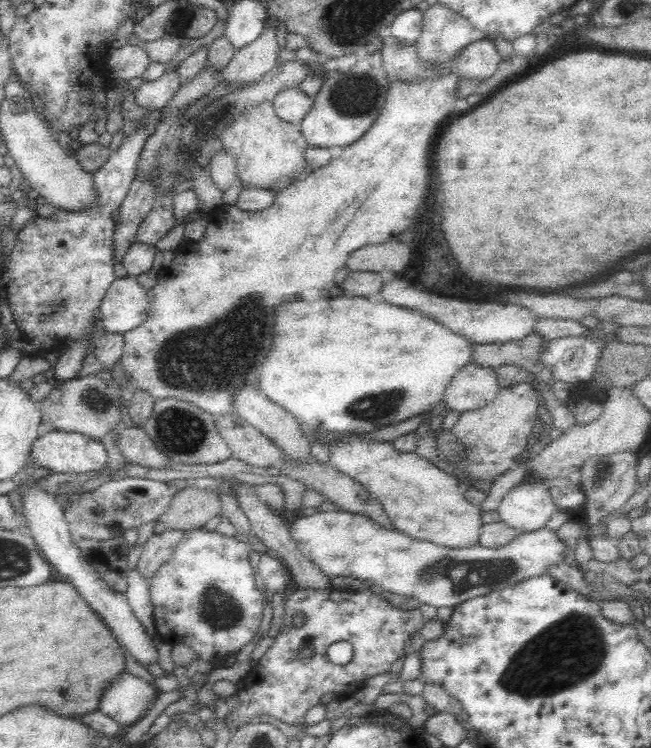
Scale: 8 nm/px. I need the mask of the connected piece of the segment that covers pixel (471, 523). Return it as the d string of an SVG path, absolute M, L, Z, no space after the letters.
M361 438L354 440L342 440L329 449L329 462L342 469L344 473L354 477L362 483L366 489L374 493L378 501L382 501L392 526L402 529L411 537L449 548L468 549L481 546L480 530L484 526L482 521L482 510L477 504L466 499L462 493L462 486L451 474L436 467L426 457L421 457L416 452L401 452L394 448L391 442L368 442Z

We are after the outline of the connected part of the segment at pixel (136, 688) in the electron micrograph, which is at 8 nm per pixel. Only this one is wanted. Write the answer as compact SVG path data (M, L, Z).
M126 673L126 676L114 680L97 709L110 715L116 722L130 726L145 716L158 693L142 677Z

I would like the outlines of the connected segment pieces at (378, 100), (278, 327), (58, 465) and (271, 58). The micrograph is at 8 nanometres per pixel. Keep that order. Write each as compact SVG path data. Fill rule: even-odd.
M378 50L365 58L356 60L349 72L344 73L332 68L324 75L320 93L313 98L314 105L299 122L301 132L309 147L344 147L350 145L374 122L384 102L390 86L383 69Z
M342 295L332 296L332 298L324 296L314 302L308 302L308 300L286 300L286 302L280 302L276 306L272 320L274 320L272 322L272 344L270 344L270 348L267 348L268 352L266 352L266 358L264 358L262 368L259 370L257 385L274 404L283 408L291 418L304 427L316 428L320 426L320 428L338 432L368 432L418 415L426 407L443 400L444 389L450 382L450 378L456 374L456 371L461 366L470 362L472 358L469 340L455 332L442 328L441 324L426 318L421 312L410 312L407 308L390 304L384 299L376 302L376 300L370 300L369 297L365 296Z
M53 430L34 440L29 460L32 466L48 468L52 472L87 474L104 469L108 462L108 453L105 446L93 437L84 436L78 432Z
M271 18L257 39L237 49L221 79L233 84L258 82L264 74L277 66L279 49L276 27L277 23Z

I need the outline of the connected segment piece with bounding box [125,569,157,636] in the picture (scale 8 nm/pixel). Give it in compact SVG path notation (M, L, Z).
M136 570L129 572L127 577L127 590L125 592L128 601L132 606L132 611L142 622L146 631L152 636L156 636L155 619L153 607L149 594L149 586L144 583L144 579L140 577L140 573Z

